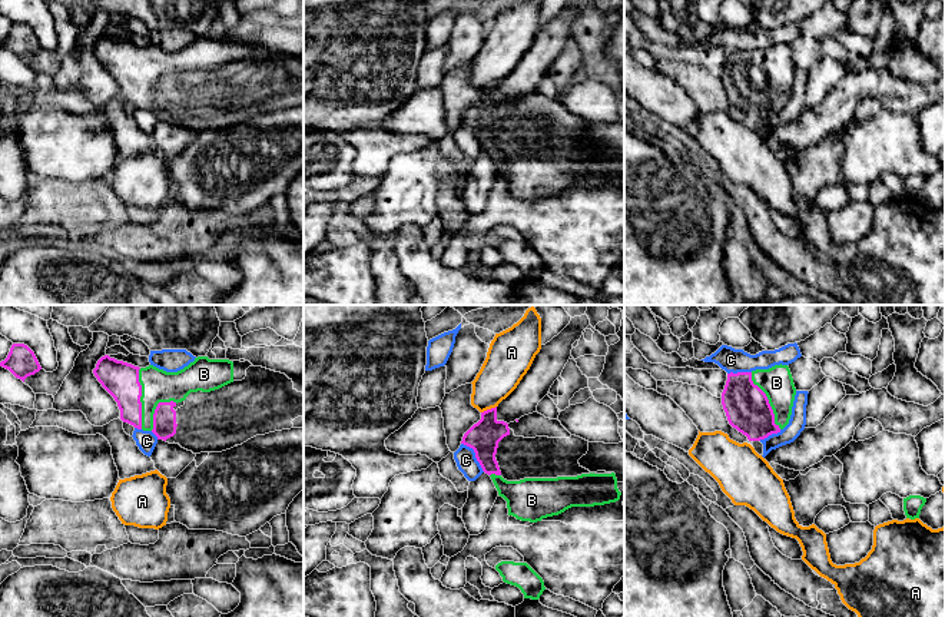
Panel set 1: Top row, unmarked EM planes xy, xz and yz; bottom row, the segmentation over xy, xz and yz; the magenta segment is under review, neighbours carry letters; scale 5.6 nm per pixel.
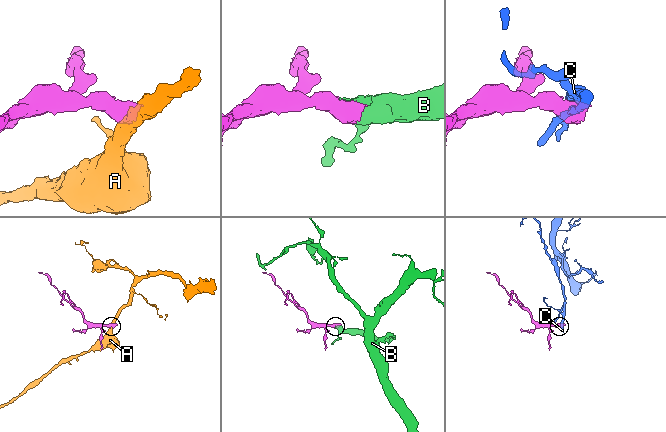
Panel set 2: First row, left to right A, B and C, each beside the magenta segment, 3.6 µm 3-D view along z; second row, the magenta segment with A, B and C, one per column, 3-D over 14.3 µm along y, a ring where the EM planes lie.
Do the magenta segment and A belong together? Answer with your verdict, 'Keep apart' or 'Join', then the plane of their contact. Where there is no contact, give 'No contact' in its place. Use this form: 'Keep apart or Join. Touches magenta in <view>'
Keep apart. Touches magenta in xz

